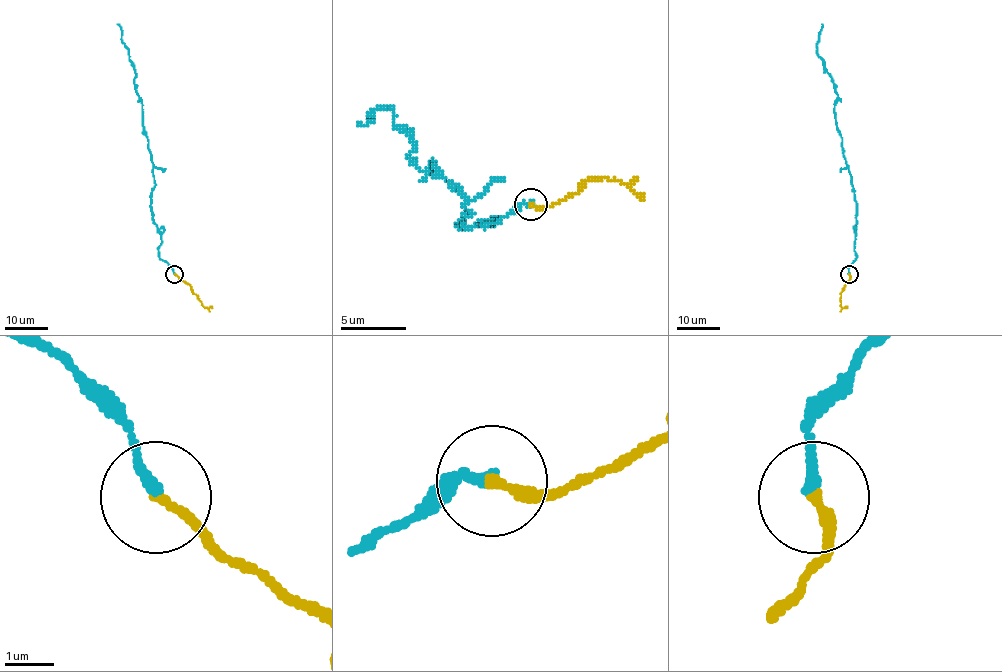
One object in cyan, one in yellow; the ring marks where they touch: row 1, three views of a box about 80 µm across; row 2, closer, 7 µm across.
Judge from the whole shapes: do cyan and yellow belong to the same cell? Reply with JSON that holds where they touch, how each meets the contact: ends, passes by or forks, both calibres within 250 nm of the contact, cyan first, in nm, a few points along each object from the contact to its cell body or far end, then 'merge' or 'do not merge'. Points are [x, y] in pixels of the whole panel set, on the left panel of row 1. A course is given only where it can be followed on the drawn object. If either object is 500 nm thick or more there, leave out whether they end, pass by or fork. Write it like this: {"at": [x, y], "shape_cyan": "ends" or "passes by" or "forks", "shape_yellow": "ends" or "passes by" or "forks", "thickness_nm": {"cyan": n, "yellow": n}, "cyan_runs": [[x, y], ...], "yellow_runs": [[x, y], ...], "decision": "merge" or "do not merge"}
{"at": [174, 274], "shape_cyan": "ends", "shape_yellow": "ends", "thickness_nm": {"cyan": 240, "yellow": 200}, "cyan_runs": [[174, 274], [159, 257], [161, 232], [150, 205], [154, 164], [133, 63], [117, 24]], "yellow_runs": [[174, 274], [186, 282], [204, 307], [212, 308]], "decision": "merge"}

